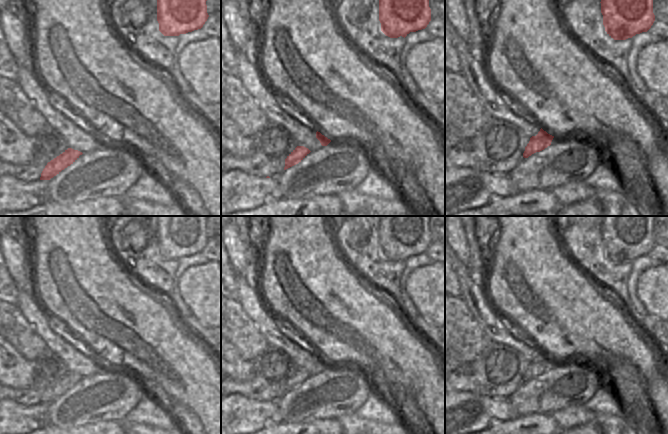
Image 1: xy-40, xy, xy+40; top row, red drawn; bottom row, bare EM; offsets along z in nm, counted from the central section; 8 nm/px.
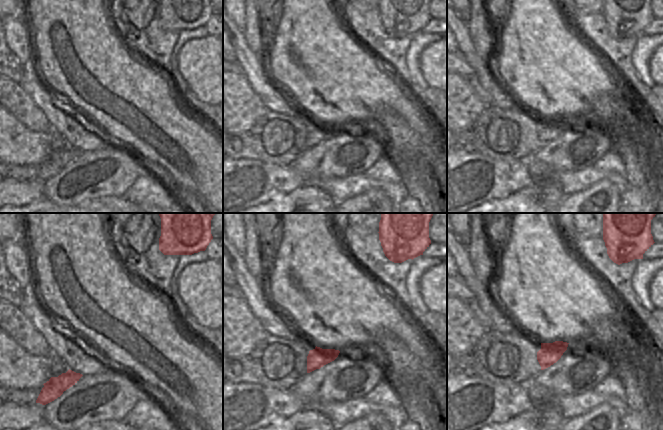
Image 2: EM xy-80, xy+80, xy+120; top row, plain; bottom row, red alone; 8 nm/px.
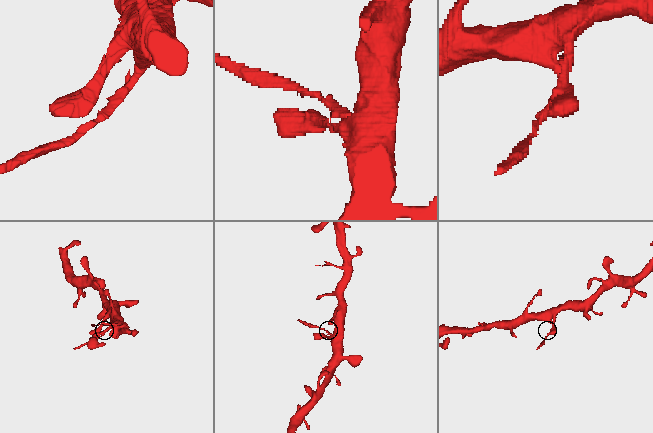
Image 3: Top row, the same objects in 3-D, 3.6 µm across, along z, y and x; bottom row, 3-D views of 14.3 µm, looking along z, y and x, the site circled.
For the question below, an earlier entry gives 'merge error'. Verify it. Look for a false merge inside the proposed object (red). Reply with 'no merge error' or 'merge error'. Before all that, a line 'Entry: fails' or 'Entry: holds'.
Entry: holds
merge error

